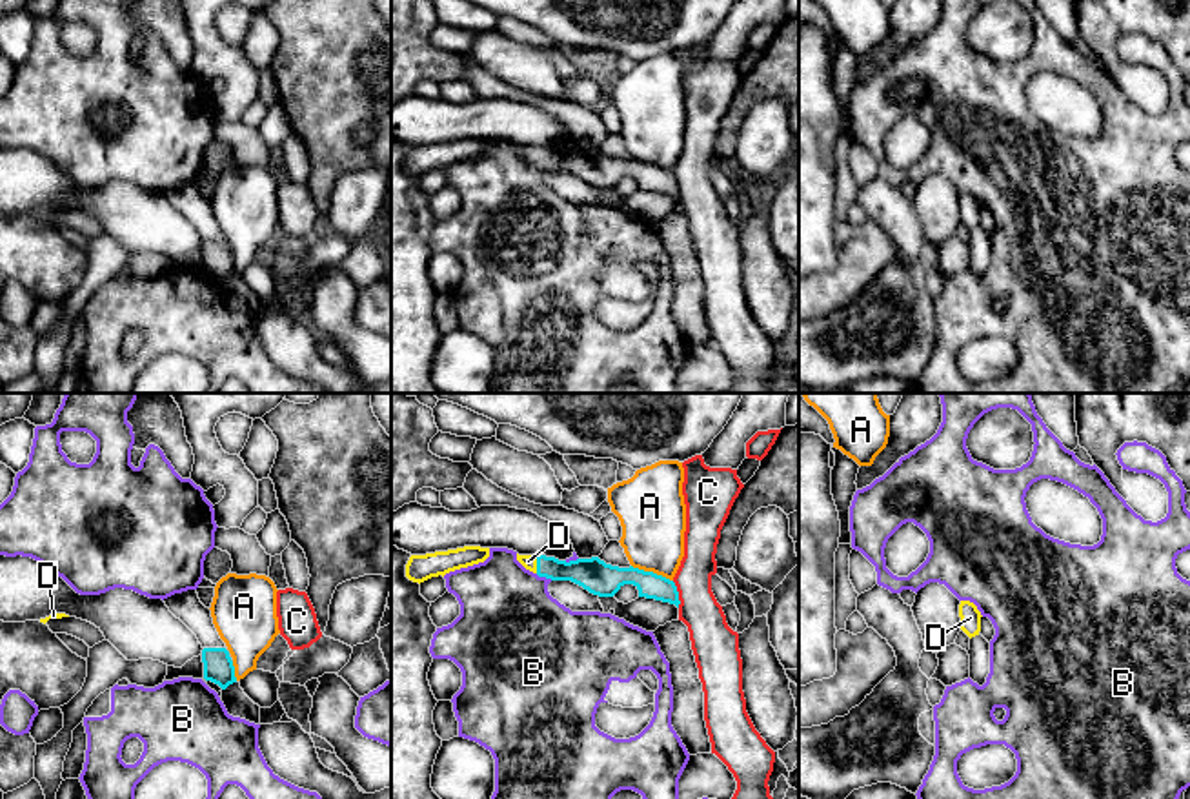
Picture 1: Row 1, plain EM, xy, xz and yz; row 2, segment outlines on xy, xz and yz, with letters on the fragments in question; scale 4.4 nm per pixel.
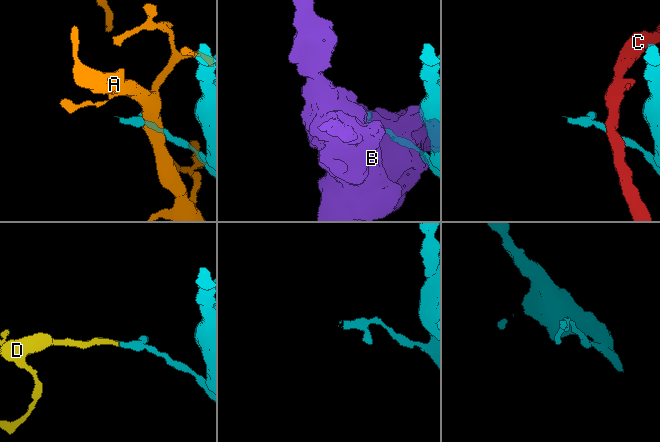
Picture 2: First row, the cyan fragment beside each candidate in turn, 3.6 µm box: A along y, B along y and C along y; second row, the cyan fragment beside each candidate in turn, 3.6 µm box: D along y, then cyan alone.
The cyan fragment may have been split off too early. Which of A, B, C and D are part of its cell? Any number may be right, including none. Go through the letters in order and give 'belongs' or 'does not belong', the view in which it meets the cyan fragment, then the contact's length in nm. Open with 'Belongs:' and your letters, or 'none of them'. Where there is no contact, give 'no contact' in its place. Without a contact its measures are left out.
Belongs: D
A: does not belong; meets cyan in xz; contact 200 nm long
B: does not belong; meets cyan in xz; contact 80 nm long
C: does not belong; meets cyan in xz; contact 120 nm long
D: belongs; meets cyan in xz; contact 80 nm long

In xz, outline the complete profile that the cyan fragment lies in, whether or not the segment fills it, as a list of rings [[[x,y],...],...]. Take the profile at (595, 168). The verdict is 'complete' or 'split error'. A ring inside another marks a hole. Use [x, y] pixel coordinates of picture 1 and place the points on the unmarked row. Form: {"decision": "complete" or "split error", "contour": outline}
{"decision": "split error", "contour": [[[517,146],[517,153],[539,169],[571,173],[599,189],[613,189],[624,177],[633,177],[639,182],[639,189],[670,195],[677,200],[681,197],[673,173],[633,158],[611,158],[599,149],[566,155],[546,147]]]}

